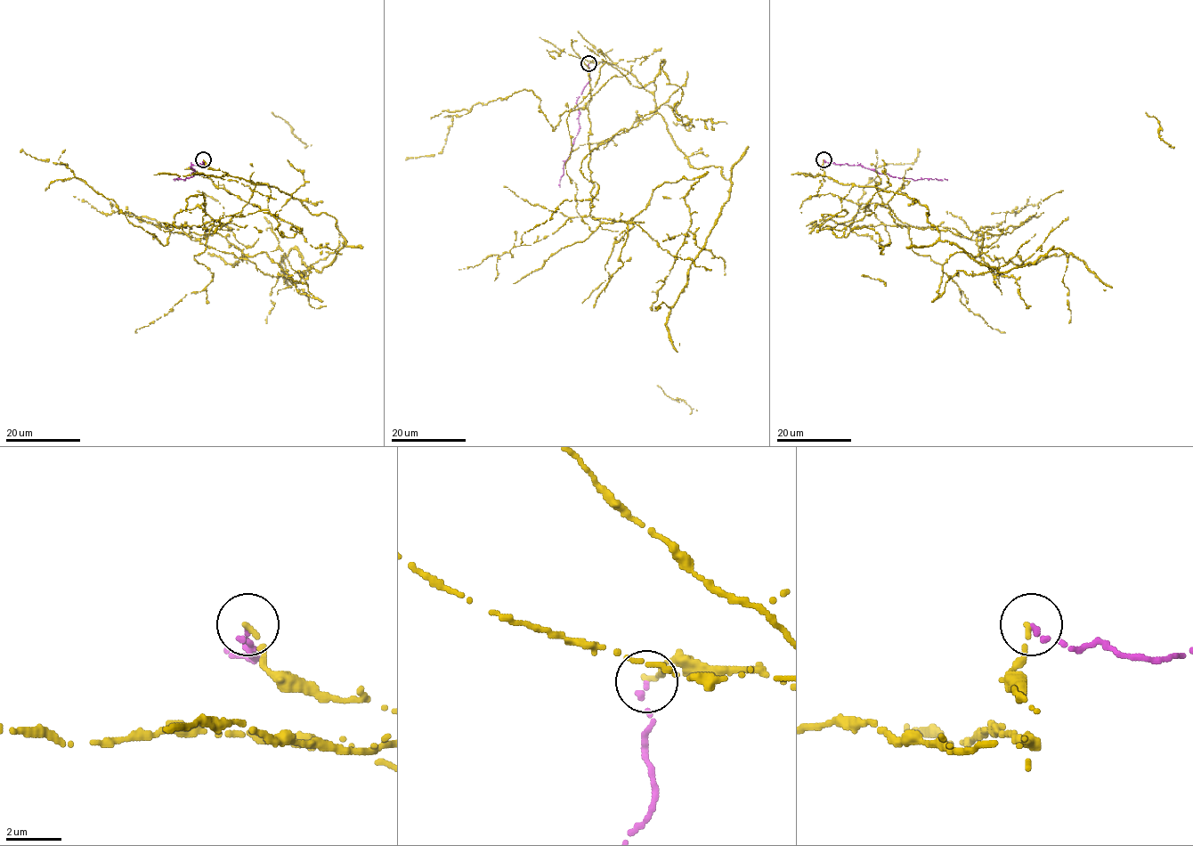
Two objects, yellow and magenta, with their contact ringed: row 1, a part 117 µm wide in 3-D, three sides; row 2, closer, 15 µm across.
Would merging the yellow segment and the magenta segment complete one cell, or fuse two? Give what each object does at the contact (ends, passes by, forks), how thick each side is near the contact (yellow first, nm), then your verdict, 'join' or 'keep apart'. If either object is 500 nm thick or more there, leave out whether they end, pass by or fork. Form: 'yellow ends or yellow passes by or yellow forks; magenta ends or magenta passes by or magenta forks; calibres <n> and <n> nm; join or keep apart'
yellow ends; magenta ends; calibres 170 and 200 nm; keep apart

